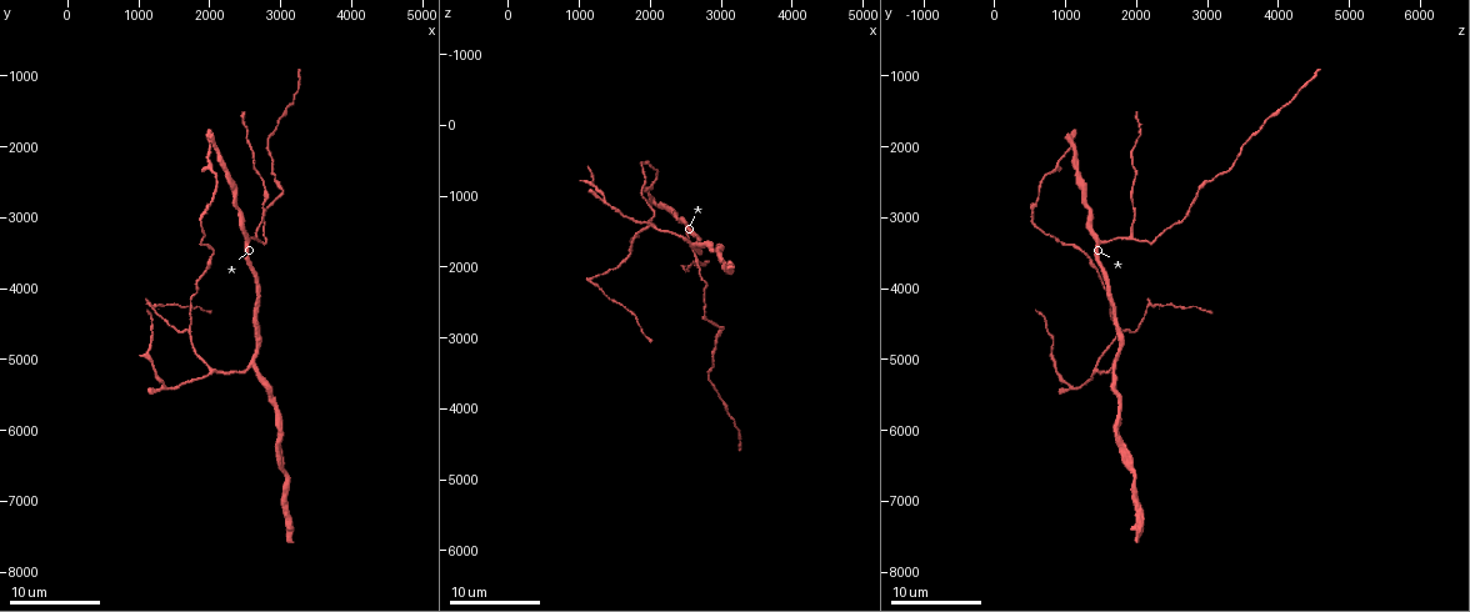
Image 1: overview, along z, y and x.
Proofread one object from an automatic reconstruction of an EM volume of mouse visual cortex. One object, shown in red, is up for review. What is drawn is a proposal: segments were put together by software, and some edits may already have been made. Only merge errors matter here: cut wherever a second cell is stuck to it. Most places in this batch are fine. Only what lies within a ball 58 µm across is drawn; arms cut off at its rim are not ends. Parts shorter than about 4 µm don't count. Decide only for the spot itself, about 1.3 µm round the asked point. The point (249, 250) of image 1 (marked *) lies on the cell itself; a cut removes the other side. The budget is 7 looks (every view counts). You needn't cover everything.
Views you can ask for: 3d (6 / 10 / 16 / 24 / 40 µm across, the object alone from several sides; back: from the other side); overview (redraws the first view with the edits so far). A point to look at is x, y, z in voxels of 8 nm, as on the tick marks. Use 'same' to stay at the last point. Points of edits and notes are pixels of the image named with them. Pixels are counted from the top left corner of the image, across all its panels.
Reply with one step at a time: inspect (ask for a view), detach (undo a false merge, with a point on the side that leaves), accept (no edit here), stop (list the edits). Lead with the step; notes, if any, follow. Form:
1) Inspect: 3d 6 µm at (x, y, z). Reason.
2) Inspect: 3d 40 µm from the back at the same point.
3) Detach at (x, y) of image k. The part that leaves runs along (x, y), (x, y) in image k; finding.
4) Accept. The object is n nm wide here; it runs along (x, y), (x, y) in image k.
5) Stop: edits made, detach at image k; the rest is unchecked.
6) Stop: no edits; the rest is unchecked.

Inspect: 3d 6 µm at (2700, 3300, 1950). A fork.

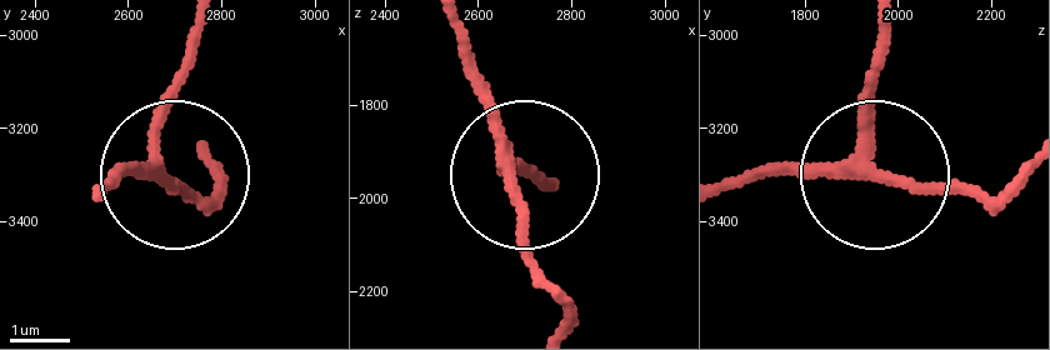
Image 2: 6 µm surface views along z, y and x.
Accept. 3 arms meet here; it runs along (450, 20), (500, 170), (545, 185) in image 2; all the same cell.

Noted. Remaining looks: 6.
Inspect: 3d 10 µm at (1750, 4600, 1750). Arms part here.

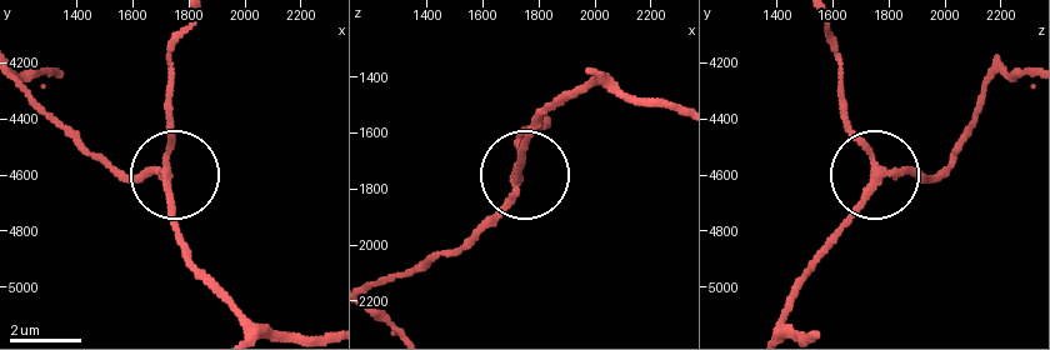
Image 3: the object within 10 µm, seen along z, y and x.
Accept. It runs along (255, 321), (178, 231), (166, 109) in image 3; one cell here.

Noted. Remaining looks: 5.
Inspect: 3d 16 µm at (2600, 5100, 1650). Three arms meet.

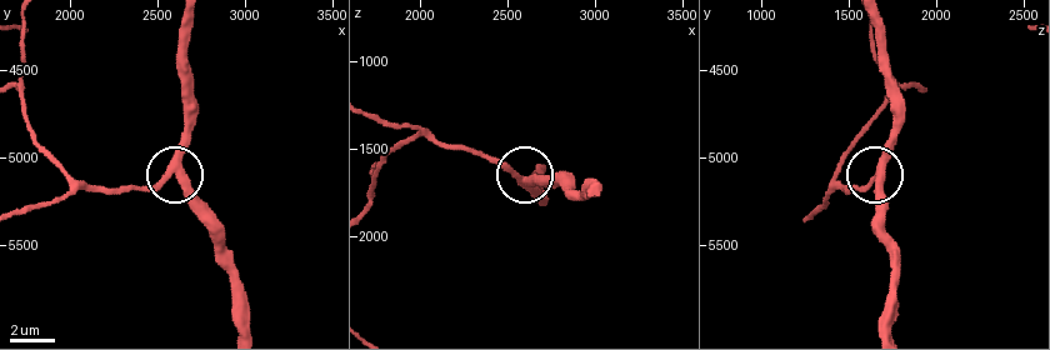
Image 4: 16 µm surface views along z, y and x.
Accept. The side arm is 22 µm long; 3 arms meet here; continuous, no second cell.

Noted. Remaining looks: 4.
Stop: no edits; the rest is unchecked.

